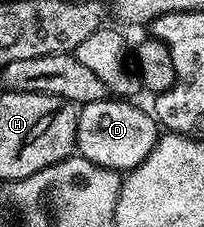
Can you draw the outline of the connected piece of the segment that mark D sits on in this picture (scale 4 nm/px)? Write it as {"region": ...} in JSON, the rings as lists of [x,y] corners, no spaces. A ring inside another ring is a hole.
{"region":[[[108,98],[79,108],[75,146],[78,155],[99,168],[130,170],[151,153],[160,135],[157,121],[150,111],[142,112],[135,102],[123,98]]]}

